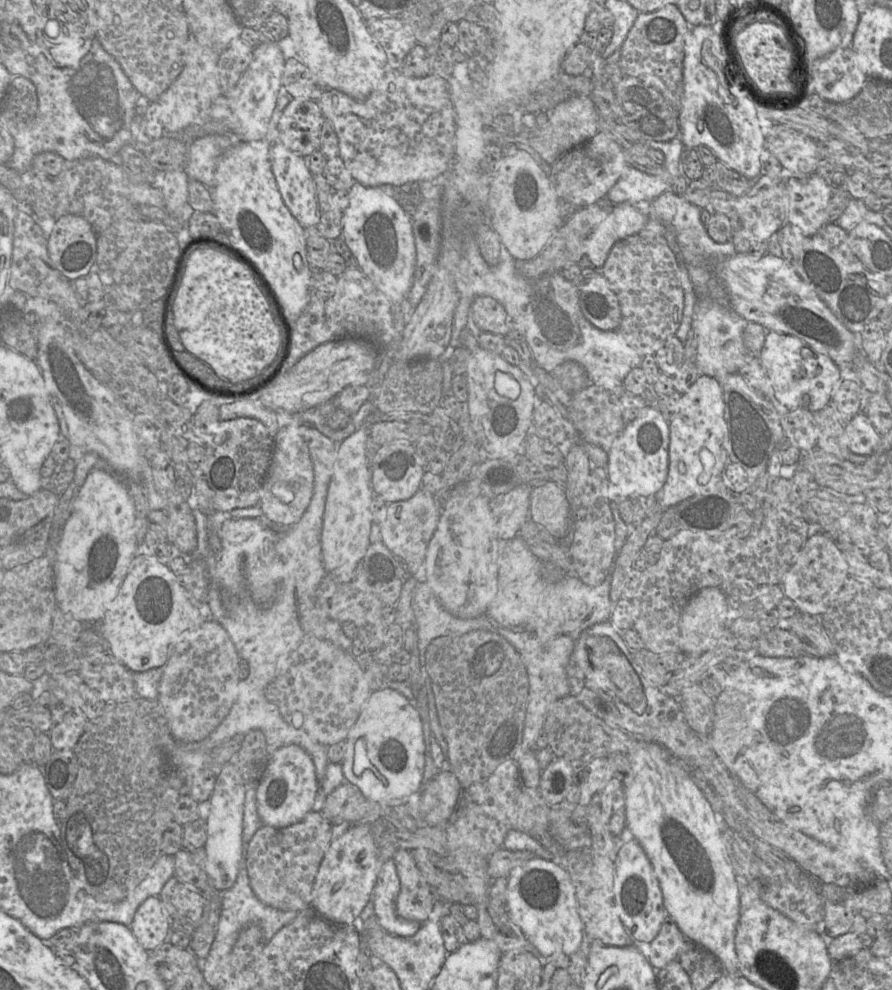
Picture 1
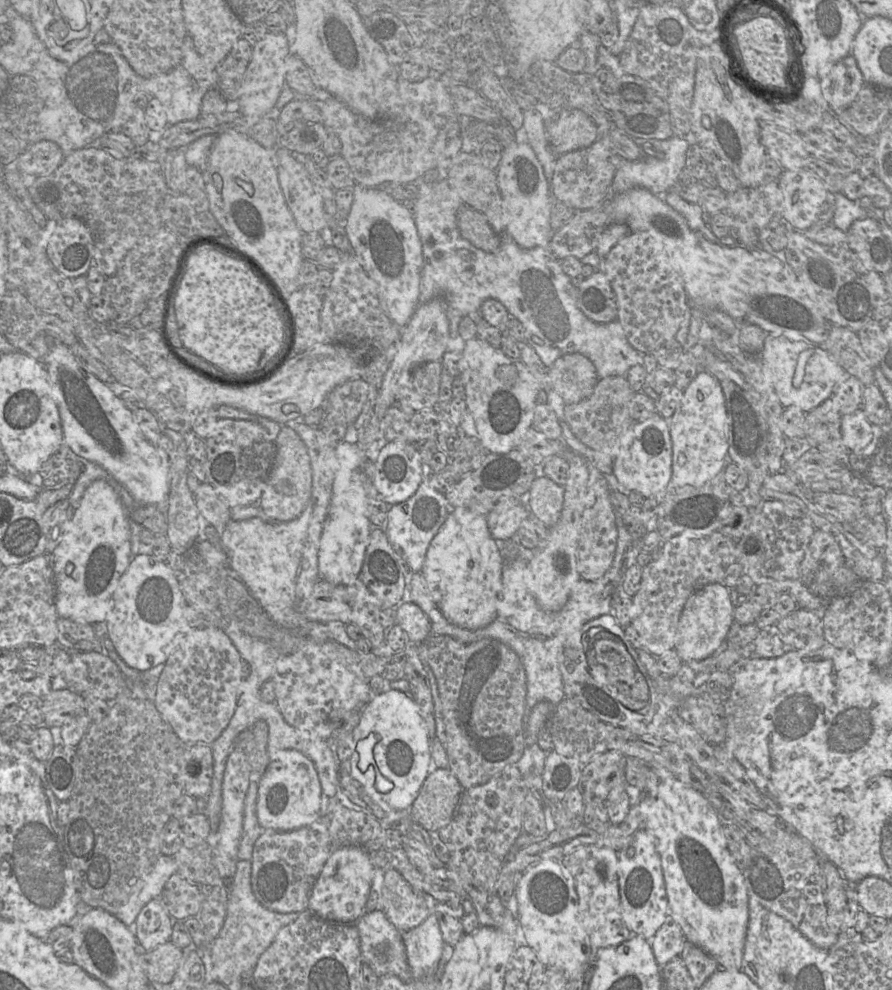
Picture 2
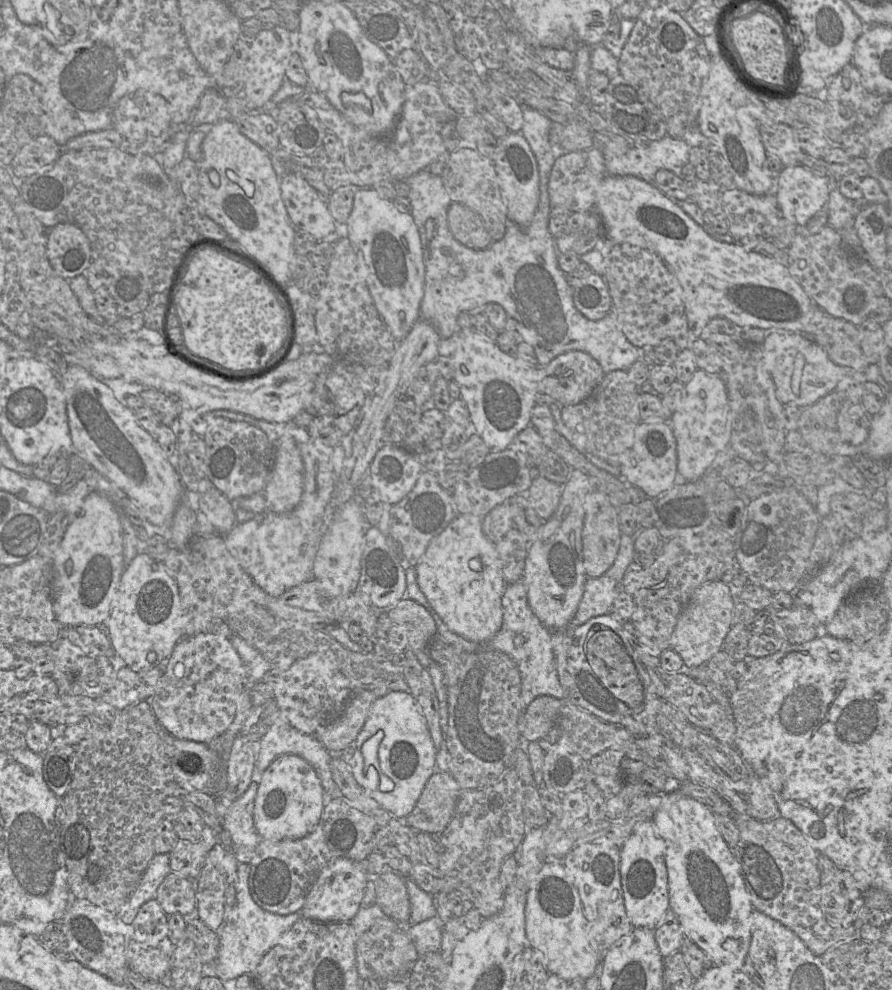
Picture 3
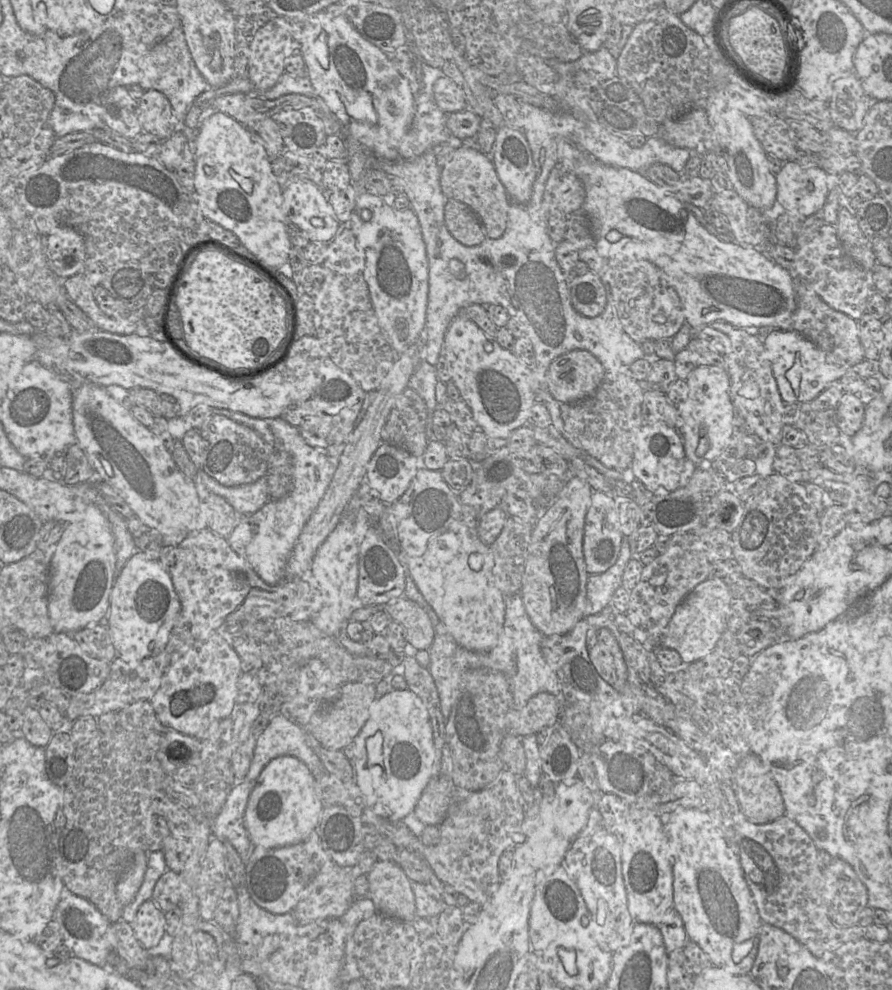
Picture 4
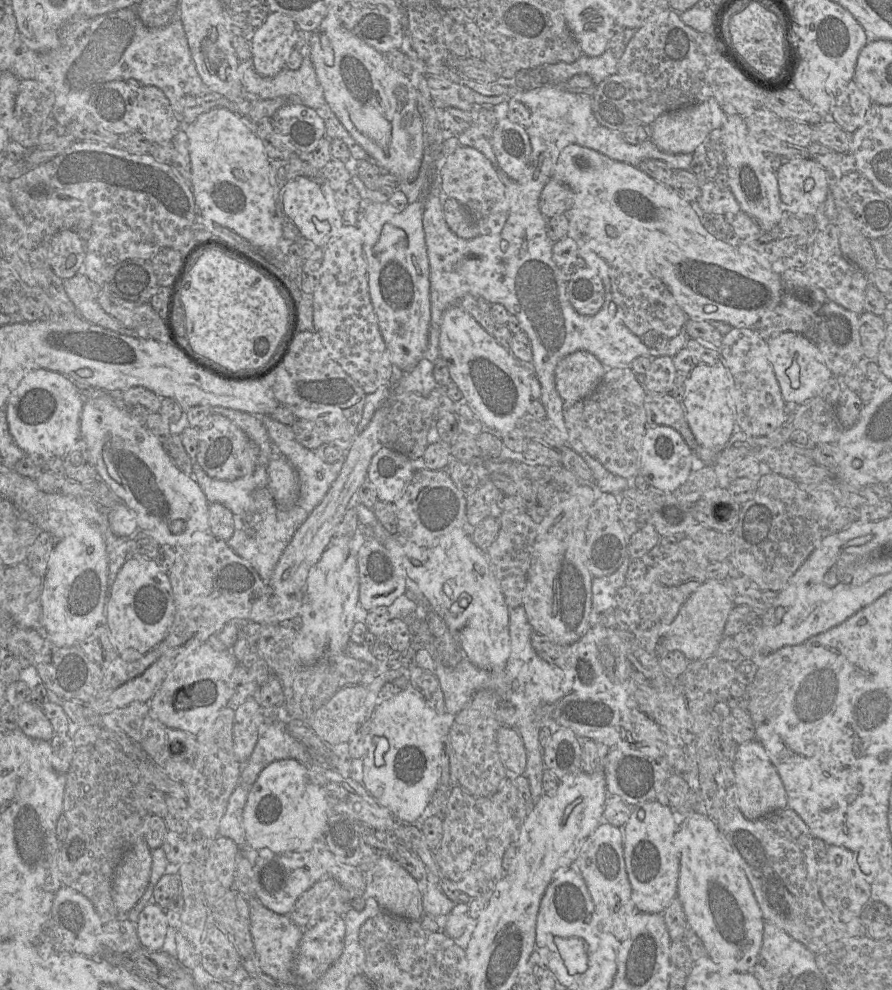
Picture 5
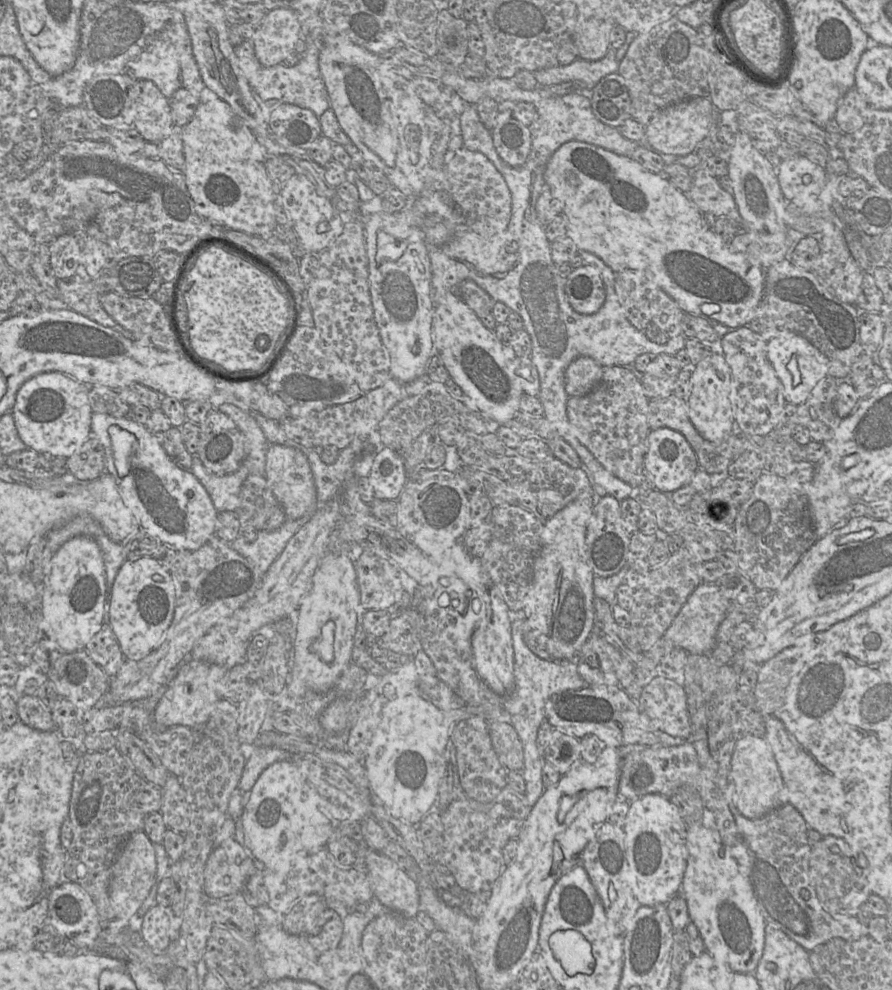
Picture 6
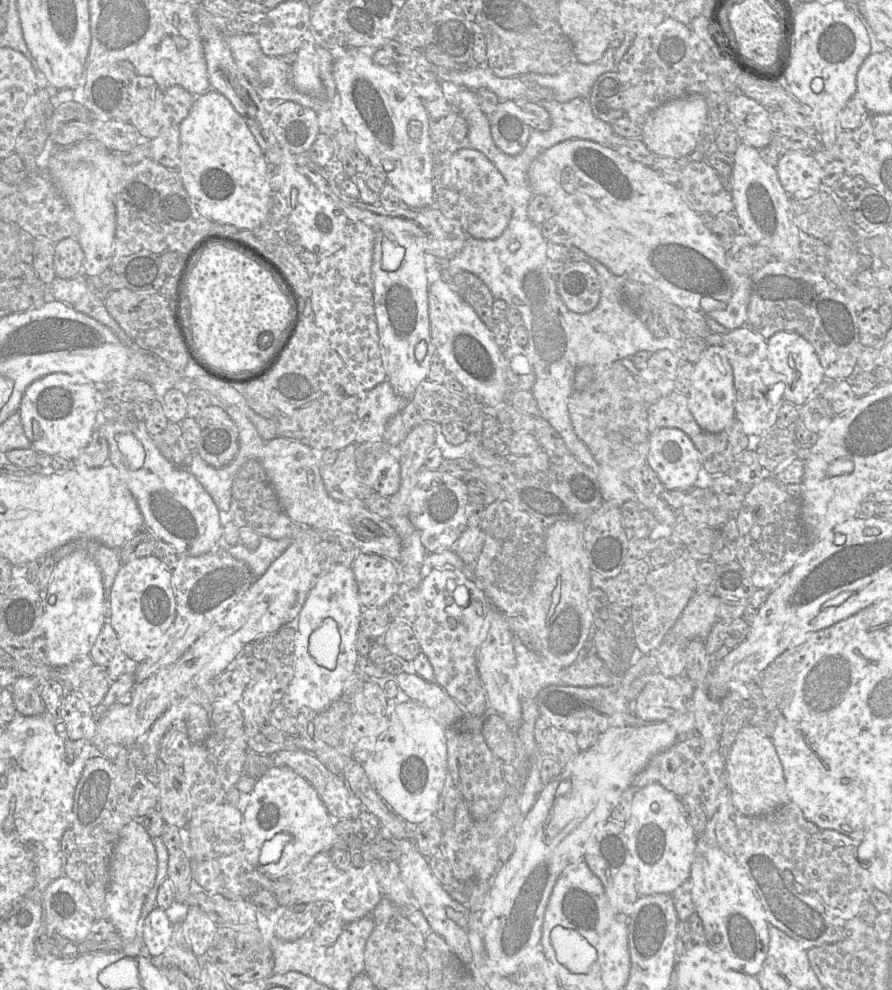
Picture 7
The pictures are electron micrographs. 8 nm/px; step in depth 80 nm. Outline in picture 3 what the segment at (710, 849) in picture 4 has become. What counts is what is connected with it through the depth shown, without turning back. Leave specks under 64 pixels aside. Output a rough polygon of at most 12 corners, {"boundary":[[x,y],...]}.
{"boundary":[[701,802],[652,821],[670,910],[714,966],[742,971],[754,907]]}

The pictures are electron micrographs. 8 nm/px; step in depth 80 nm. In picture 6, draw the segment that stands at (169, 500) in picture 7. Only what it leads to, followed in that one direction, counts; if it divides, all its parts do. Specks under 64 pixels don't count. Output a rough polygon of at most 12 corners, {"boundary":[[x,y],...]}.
{"boundary":[[93,413],[105,472],[141,529],[176,551],[215,536],[190,470],[131,417]]}

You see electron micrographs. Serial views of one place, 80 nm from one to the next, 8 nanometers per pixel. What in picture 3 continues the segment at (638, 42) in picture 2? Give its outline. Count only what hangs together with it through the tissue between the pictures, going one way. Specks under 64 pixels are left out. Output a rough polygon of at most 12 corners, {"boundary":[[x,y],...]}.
{"boundary":[[664,1],[635,19],[619,74],[682,139],[710,67],[703,39]]}

